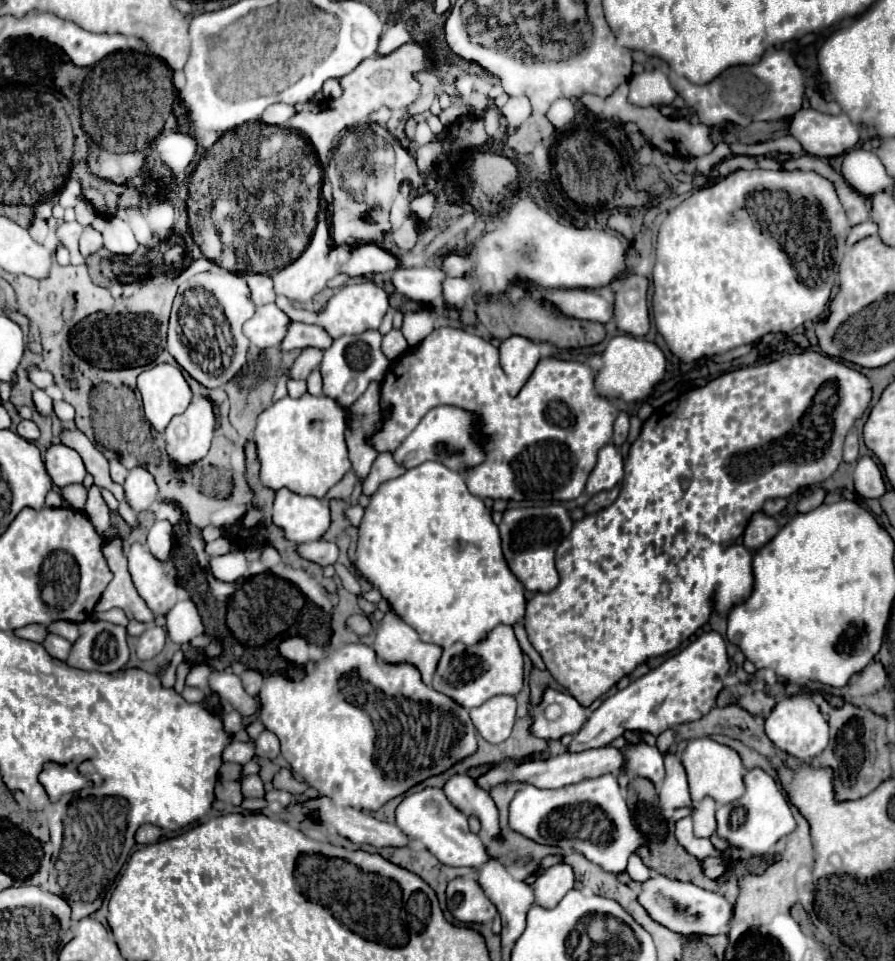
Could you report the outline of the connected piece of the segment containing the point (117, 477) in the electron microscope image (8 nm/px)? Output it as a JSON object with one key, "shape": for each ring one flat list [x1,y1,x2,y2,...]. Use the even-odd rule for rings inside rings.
{"shape":[[111,460,111,462,109,462,109,468,111,468,111,478,113,478,113,482,123,484,125,478,127,478,127,468,125,468,119,460]]}

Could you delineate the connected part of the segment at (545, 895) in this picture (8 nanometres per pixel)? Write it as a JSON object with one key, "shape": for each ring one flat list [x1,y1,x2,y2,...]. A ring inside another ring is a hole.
{"shape":[[539,862,529,864,529,874,535,876,535,882,531,884,535,902,543,908,555,908,559,900,573,888,575,876,571,866,557,864,547,870,541,870]]}

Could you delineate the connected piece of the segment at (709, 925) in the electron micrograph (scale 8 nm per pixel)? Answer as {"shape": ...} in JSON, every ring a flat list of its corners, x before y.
{"shape":[[653,872,651,878,641,882,641,892,637,902,645,908,645,912,661,926,669,928,681,936,715,936,725,934,729,930,729,920,733,916,733,906,727,898,717,892,703,890,689,882,679,882,667,878,663,874]]}

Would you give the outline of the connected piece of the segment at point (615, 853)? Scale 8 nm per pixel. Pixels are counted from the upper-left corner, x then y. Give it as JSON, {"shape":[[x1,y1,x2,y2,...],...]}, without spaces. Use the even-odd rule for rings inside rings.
{"shape":[[613,774,587,778,561,788,525,784,509,804,509,826,537,844,575,850,611,874,625,872,627,858,643,844,617,784,617,776]]}

